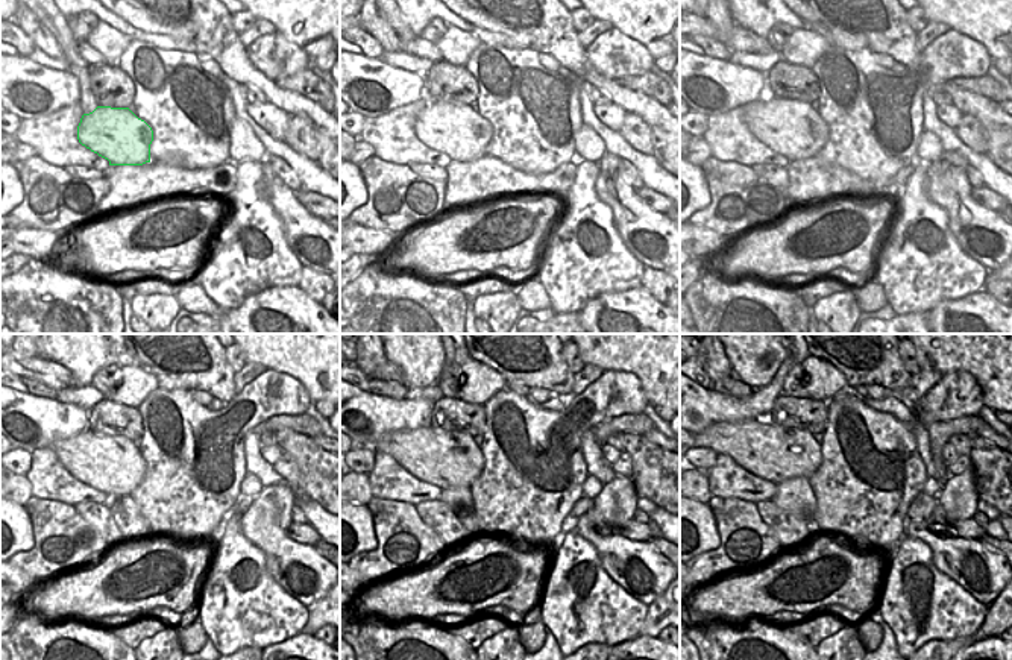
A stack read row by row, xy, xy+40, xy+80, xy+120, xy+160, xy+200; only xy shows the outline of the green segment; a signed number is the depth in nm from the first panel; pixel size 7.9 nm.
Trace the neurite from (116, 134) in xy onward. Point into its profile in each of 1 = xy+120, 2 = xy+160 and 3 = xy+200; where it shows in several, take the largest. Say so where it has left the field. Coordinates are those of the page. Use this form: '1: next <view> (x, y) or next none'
1: next xy+120 (113, 465)
2: next xy+160 (446, 460)
3: next xy+200 (776, 454)

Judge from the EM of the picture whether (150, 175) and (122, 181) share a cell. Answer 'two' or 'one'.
one

